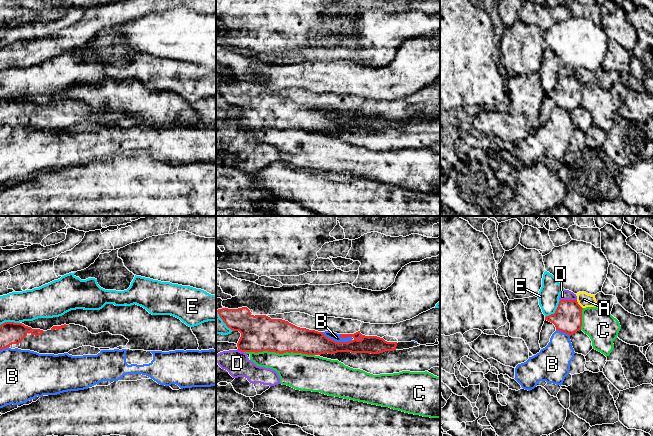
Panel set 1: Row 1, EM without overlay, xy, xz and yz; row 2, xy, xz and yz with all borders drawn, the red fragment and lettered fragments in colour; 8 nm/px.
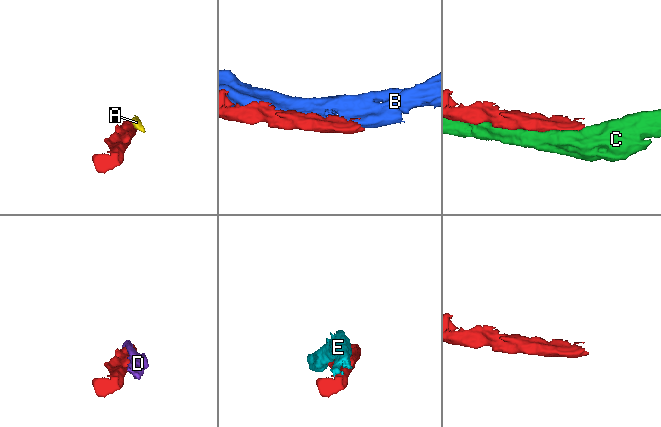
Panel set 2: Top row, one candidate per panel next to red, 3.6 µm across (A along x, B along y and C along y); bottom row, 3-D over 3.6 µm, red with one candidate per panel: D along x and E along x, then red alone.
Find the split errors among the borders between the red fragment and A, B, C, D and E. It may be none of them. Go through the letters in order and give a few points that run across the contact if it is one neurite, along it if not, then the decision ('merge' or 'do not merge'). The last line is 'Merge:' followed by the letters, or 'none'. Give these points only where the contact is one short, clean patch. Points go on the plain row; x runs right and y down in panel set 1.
A: yz (576, 76), (582, 84) | do not merge
B: do not merge
C: do not merge
D: yz (560, 75), (576, 76) | do not merge
E: do not merge
Merge: none

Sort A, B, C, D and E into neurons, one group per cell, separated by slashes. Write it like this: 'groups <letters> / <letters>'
groups A D / B / C / E

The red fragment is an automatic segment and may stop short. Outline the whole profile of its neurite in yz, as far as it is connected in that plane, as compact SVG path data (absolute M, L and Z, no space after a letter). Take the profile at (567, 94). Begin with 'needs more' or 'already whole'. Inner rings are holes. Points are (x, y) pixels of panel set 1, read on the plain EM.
needs more | M560 76L554 90L545 93L540 108L540 124L545 124L552 110L558 106L571 112L581 106L582 86L577 76Z

